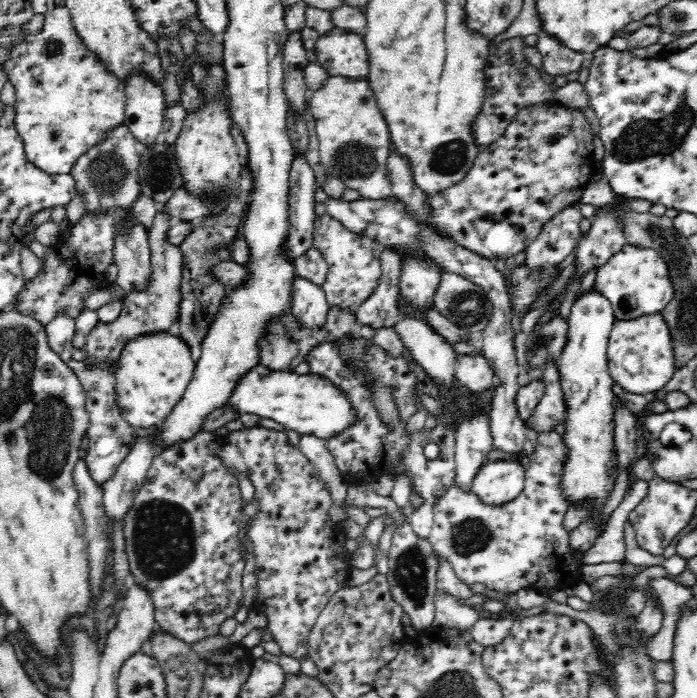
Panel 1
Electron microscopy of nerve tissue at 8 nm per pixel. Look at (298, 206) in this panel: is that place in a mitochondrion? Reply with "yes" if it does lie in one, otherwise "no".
no

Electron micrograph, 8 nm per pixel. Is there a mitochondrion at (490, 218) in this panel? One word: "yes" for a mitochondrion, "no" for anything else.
no

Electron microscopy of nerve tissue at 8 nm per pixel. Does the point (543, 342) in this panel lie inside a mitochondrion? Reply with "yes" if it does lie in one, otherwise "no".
yes

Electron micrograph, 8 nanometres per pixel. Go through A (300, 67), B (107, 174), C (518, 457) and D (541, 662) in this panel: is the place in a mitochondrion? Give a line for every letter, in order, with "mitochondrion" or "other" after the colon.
A: other
B: mitochondrion
C: other
D: other

